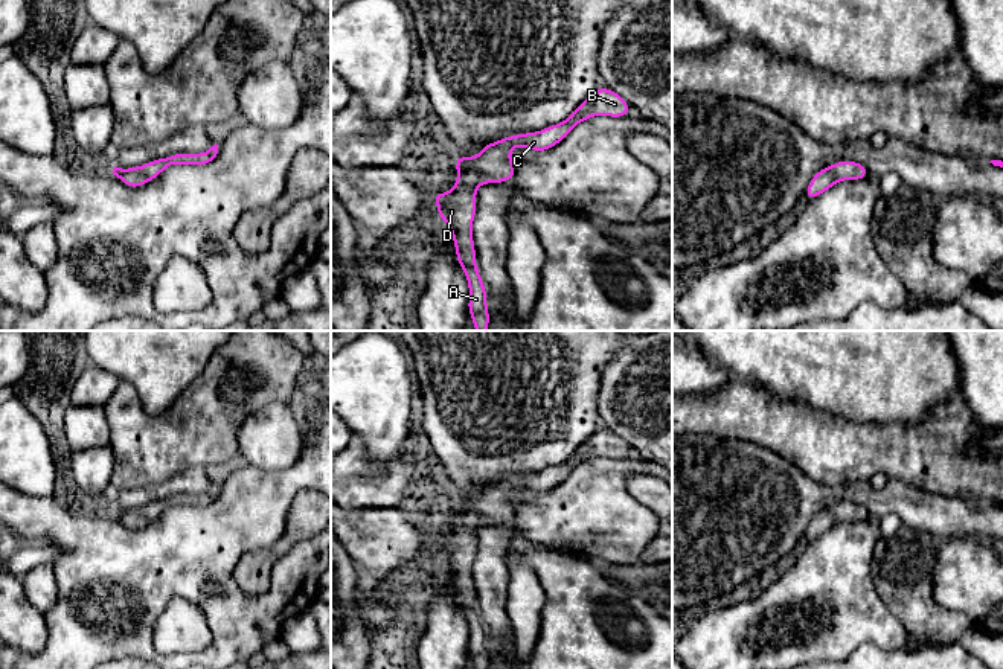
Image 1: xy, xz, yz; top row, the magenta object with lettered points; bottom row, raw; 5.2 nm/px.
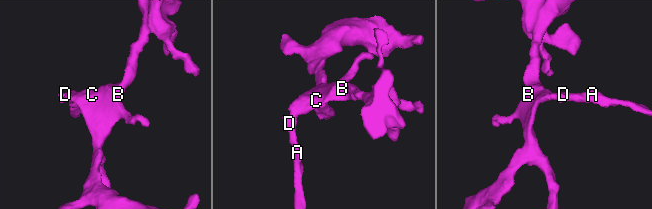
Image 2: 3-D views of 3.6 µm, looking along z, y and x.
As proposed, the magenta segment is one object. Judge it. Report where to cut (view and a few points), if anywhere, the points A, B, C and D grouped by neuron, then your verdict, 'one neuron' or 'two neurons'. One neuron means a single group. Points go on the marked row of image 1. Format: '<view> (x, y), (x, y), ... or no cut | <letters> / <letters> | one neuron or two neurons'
no cut | A B C D | one neuron

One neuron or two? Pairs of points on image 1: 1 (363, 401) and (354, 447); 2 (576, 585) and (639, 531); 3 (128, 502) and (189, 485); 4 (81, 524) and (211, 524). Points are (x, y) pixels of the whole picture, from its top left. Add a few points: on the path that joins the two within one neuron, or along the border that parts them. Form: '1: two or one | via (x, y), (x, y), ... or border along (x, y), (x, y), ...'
1: two | border along (354, 433), (362, 439), (366, 457), (377, 465)
2: two | border along (551, 549), (578, 553), (586, 558)
3: one | via (144, 496), (174, 485)
4: one | via (113, 541), (179, 541)

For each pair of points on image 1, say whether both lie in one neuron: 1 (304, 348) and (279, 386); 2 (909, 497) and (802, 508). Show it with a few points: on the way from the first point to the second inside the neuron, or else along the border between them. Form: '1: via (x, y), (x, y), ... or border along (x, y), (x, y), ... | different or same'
1: border along (293, 346), (305, 357) | different
2: via (883, 497), (868, 497), (863, 494), (828, 496) | same

